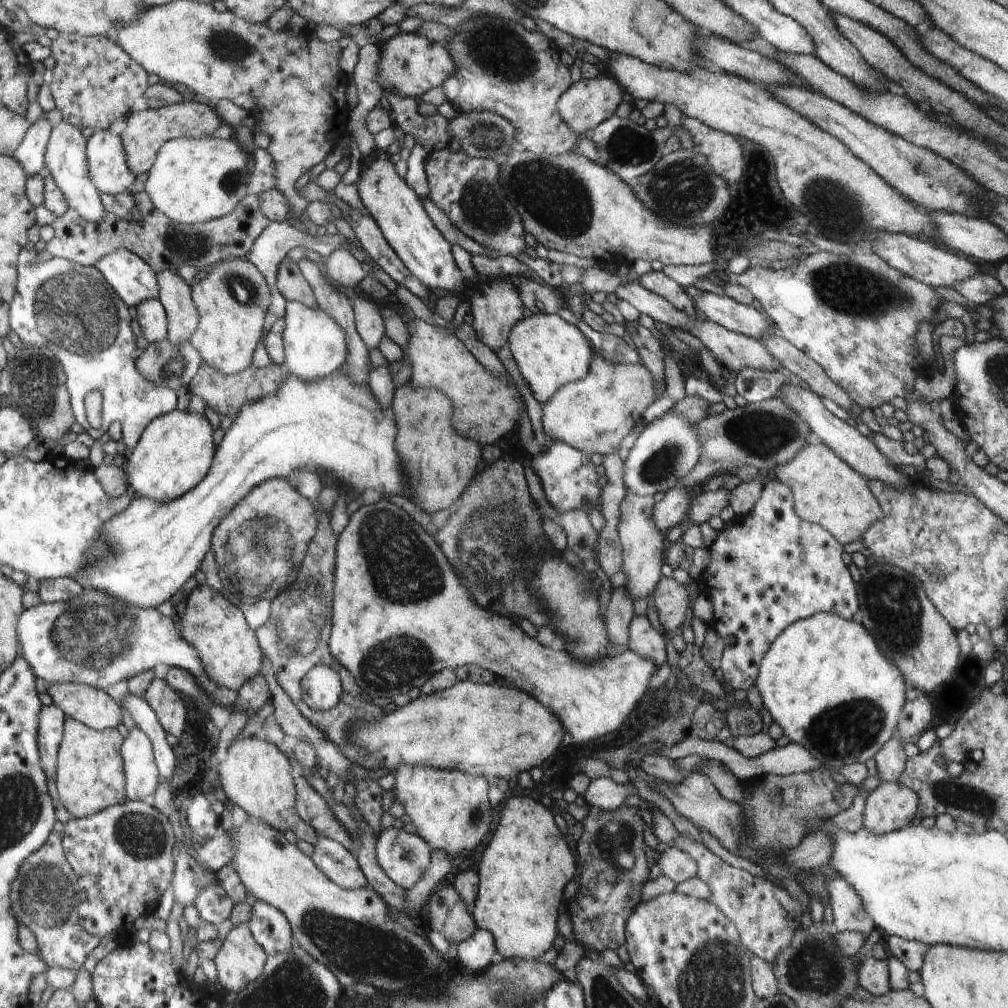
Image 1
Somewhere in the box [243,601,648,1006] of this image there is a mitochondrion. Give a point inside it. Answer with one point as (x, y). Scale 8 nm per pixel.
(356, 950)

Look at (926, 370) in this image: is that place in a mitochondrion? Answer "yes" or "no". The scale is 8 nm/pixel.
no

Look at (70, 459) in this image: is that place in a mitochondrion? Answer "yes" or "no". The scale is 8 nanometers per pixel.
no

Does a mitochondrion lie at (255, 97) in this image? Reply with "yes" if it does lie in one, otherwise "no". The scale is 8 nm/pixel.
no

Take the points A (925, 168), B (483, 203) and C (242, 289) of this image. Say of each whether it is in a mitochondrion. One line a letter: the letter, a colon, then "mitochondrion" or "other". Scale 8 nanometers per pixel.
A: mitochondrion
B: mitochondrion
C: mitochondrion

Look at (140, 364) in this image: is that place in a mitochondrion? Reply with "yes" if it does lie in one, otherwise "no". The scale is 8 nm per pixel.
no

